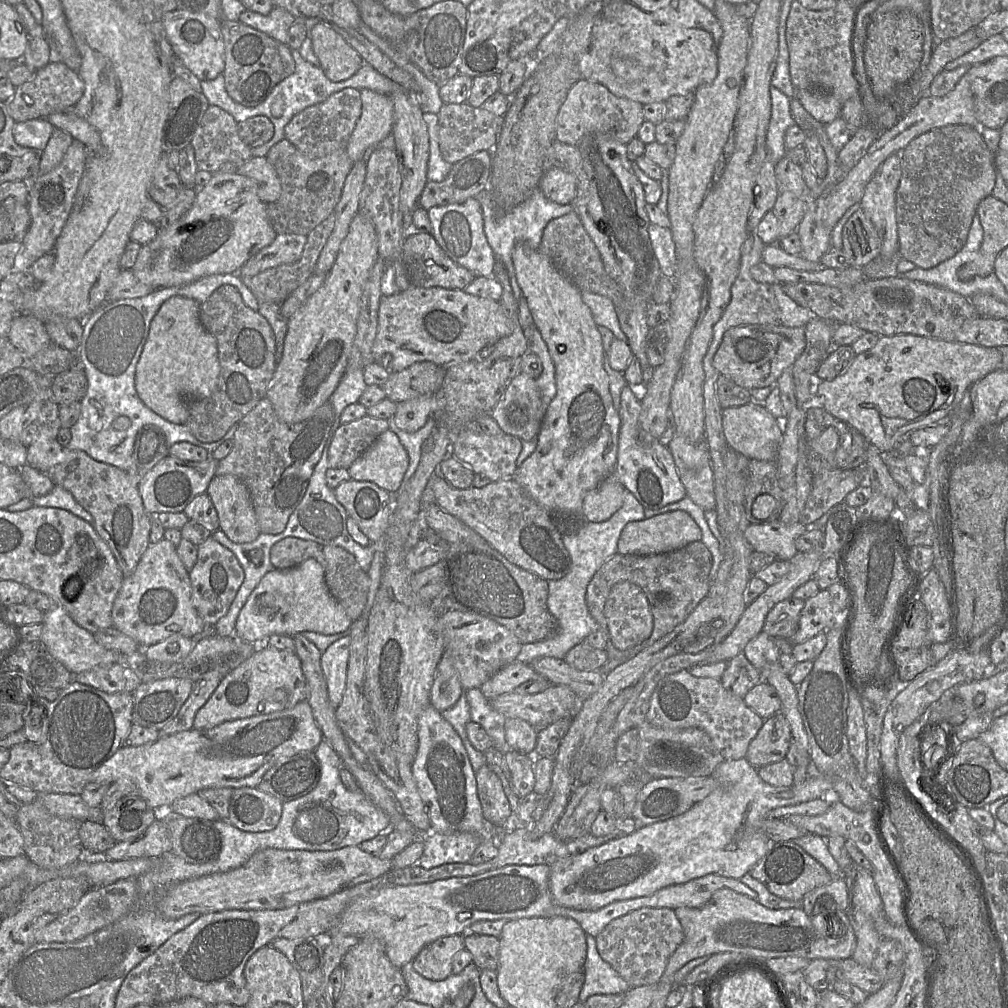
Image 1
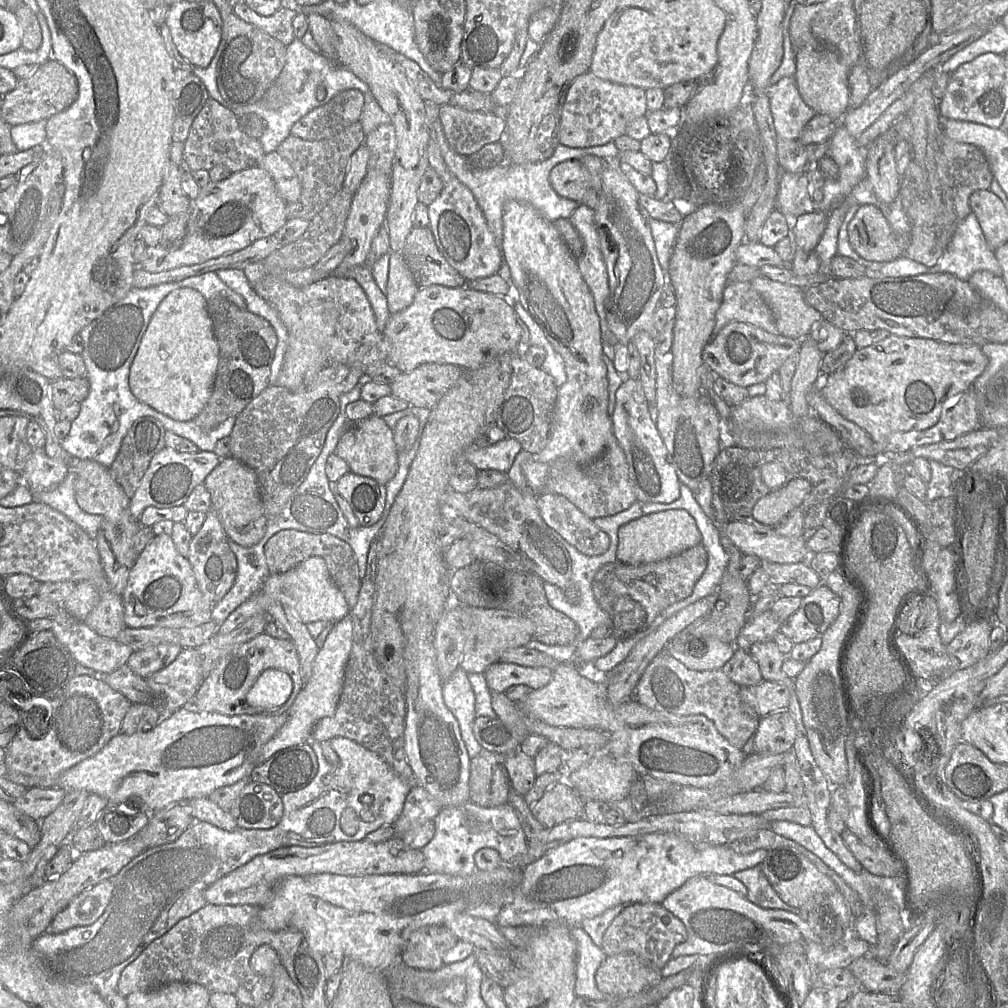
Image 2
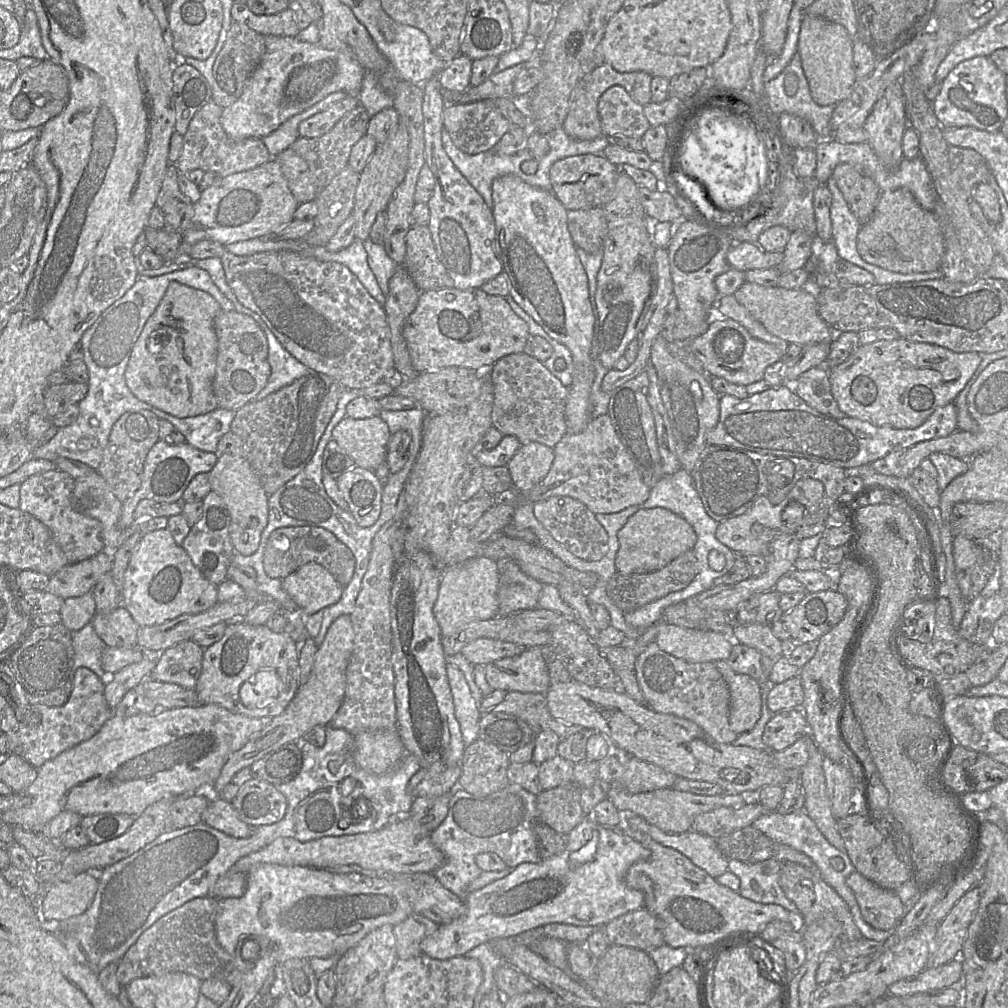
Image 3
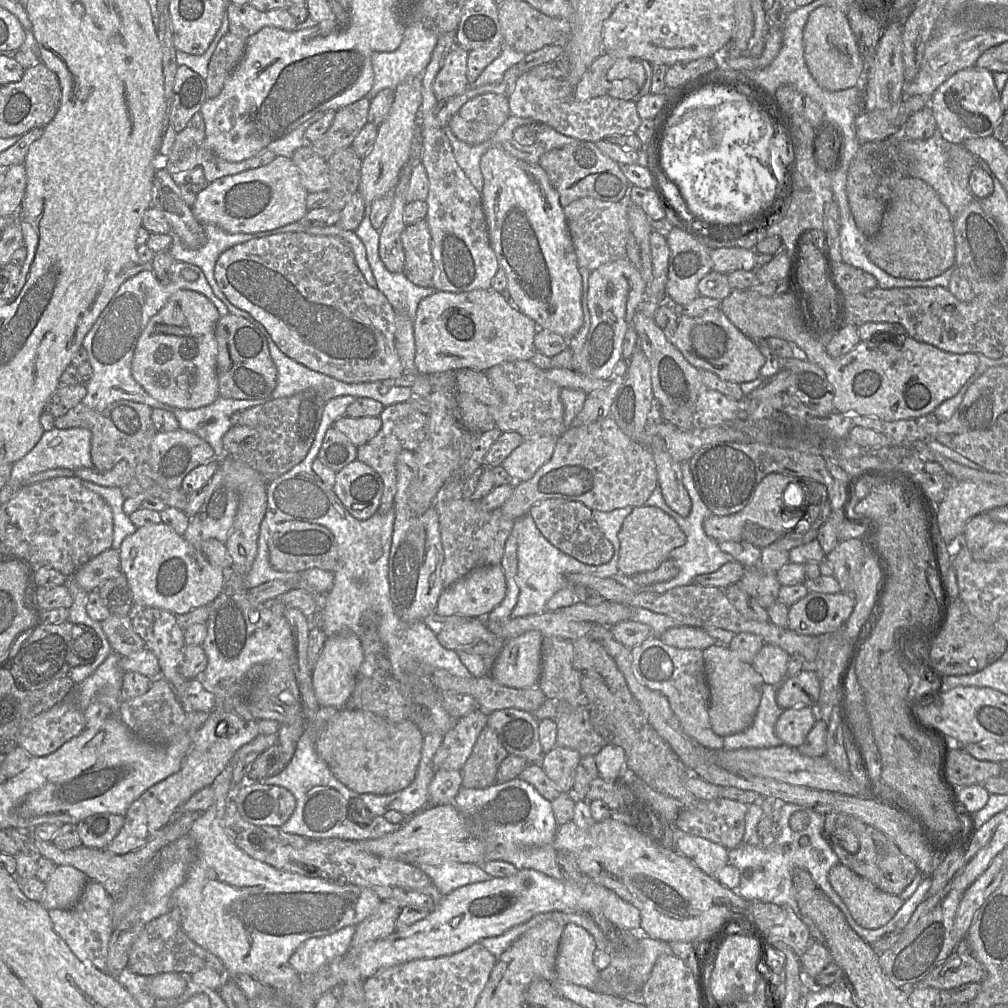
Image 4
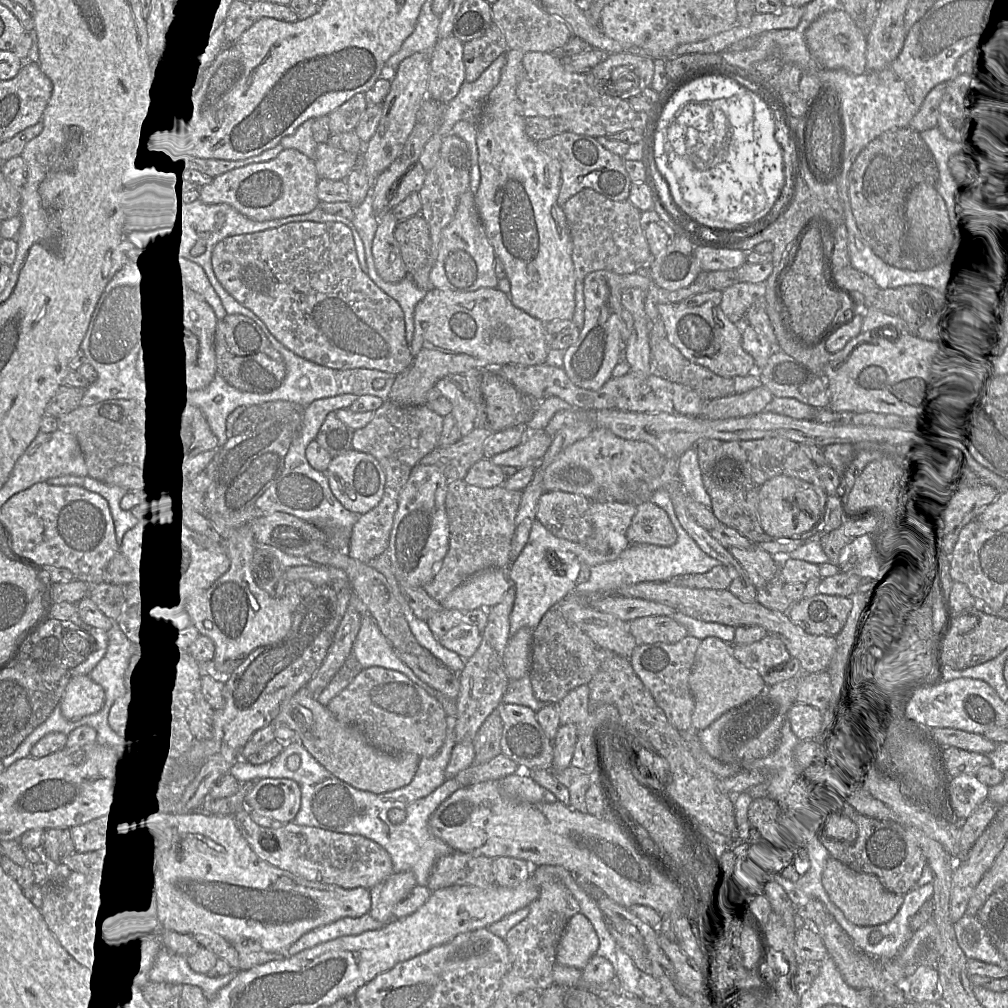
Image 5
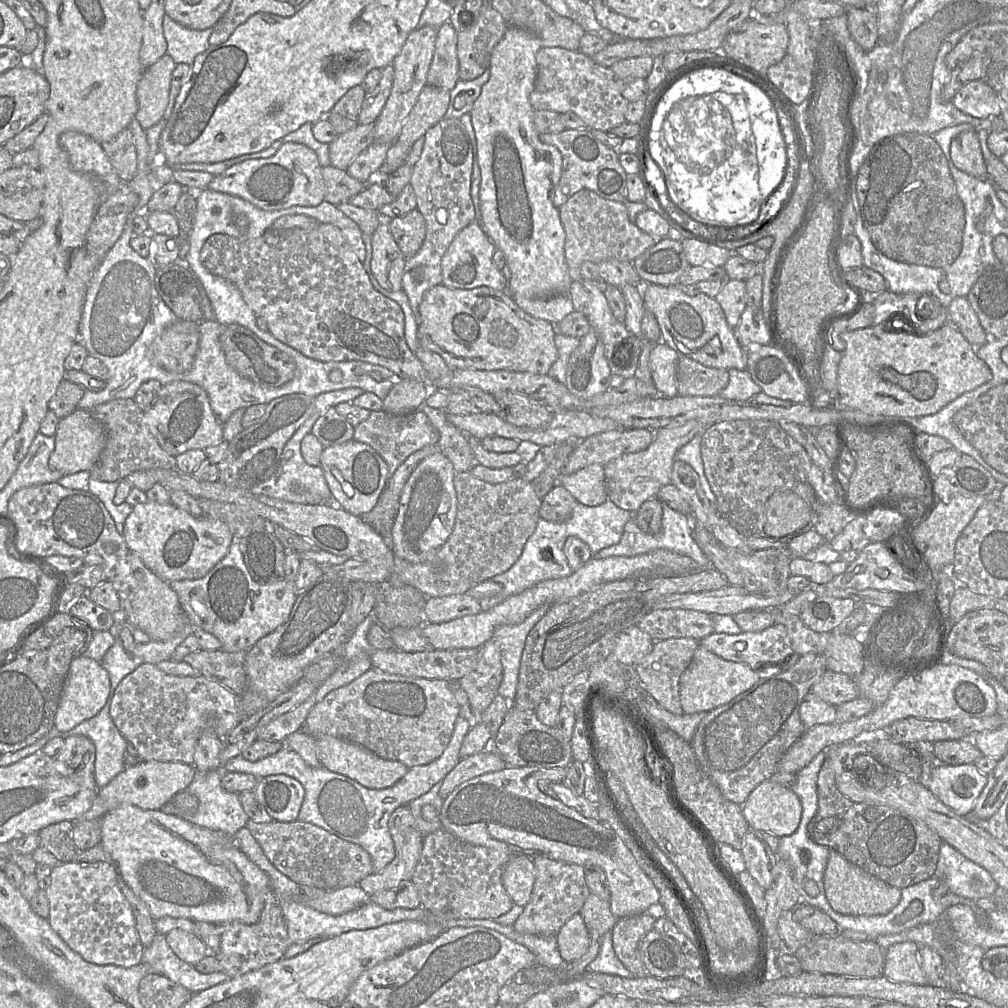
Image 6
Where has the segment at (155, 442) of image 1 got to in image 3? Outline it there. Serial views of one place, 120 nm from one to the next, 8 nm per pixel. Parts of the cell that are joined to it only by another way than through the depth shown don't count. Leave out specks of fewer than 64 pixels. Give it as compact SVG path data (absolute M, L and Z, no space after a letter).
M149 410L124 413L113 425L98 473L110 485L112 492L124 503L140 488L146 457L153 445L160 440L159 418Z

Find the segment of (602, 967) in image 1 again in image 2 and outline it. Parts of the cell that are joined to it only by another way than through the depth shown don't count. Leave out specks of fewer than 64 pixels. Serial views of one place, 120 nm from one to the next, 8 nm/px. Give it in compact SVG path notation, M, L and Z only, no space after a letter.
M571 927L572 938L577 944L577 962L576 962L576 983L575 998L585 997L596 1001L611 1001L612 1005L619 1000L601 992L595 980L595 975L607 955L596 946L590 936L580 927Z

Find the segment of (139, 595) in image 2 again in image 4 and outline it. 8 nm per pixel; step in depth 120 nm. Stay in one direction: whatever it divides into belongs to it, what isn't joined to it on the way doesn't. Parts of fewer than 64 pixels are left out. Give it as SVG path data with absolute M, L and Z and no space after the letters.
M163 522L137 528L122 541L119 554L133 603L139 605L182 615L209 605L225 588L225 573L229 570L211 564L200 549Z

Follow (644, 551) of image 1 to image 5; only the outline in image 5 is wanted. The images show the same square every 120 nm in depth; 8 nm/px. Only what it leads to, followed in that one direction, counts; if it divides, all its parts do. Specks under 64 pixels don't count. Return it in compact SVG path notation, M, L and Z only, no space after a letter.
M651 501L636 506L626 536L630 544L668 547L677 541L677 532L668 514Z

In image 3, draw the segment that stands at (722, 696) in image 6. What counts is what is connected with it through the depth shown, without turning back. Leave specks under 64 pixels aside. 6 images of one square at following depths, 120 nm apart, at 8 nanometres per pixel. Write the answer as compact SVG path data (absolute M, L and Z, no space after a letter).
M727 660L714 663L730 691L730 729L737 734L751 730L761 716L762 685L748 675L735 672Z

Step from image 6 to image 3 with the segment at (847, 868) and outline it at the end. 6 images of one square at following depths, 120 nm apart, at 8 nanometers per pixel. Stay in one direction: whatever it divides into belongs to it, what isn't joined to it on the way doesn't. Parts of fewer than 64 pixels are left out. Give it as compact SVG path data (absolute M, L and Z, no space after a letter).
M857 870L846 879L860 907L863 919L878 930L896 927L903 917L903 903L894 890L882 888Z

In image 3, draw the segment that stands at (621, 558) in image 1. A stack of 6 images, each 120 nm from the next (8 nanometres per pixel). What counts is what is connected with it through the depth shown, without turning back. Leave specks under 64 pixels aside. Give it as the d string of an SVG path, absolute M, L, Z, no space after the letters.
M693 550L682 553L665 567L647 573L616 574L608 581L606 593L610 600L624 613L632 612L648 603L689 586L698 573L697 559Z

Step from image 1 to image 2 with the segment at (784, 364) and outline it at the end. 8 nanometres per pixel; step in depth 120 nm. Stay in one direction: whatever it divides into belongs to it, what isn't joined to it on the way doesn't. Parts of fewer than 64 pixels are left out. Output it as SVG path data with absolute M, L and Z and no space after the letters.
M730 322L704 347L703 363L717 376L740 387L765 383L782 364L800 349L800 341L771 334L759 327L743 322Z

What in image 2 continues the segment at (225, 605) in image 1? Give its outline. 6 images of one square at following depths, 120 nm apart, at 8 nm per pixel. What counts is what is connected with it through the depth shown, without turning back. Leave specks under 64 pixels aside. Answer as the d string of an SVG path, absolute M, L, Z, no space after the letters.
M211 508L205 517L201 529L192 537L187 556L197 585L212 605L219 602L233 586L237 575L237 560L228 543L220 519L216 511Z

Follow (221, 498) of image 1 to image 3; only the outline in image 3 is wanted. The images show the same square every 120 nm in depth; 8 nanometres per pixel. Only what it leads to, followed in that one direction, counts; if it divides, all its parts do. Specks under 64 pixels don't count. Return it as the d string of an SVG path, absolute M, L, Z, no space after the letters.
M219 454L209 472L211 490L225 502L230 515L230 539L235 552L252 555L259 547L261 534L268 523L268 495L252 465L244 457Z

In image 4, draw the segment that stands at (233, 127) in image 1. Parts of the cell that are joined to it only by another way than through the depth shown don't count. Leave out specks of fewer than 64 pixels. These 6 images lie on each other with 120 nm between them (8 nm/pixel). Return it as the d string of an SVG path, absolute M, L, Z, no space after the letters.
M200 111L188 122L187 126L177 133L172 151L166 162L166 170L171 174L185 173L195 168L201 168L208 183L227 175L238 174L242 171L265 166L272 162L276 155L268 149L240 162L229 162L218 157L205 143L205 122Z

